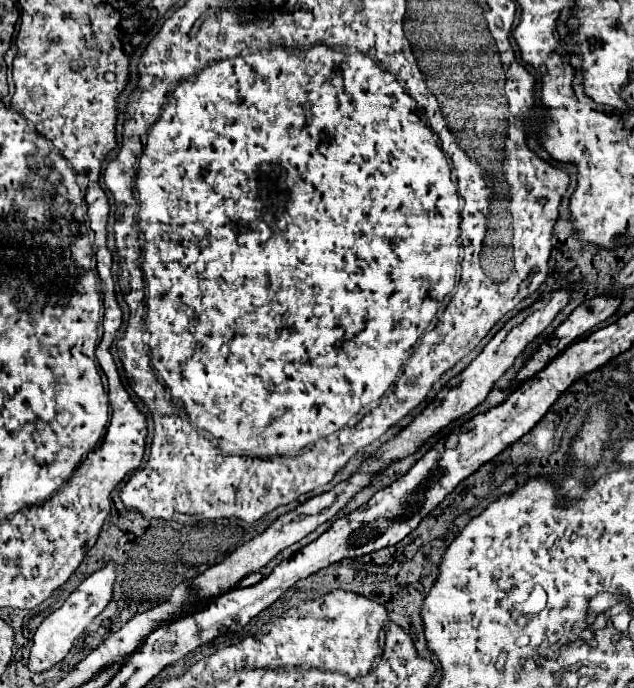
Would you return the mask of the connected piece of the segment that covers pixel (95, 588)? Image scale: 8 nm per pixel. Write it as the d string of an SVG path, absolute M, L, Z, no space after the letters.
M114 561L106 563L100 571L92 573L90 577L86 577L72 593L70 597L64 601L64 605L60 609L56 609L54 613L50 613L40 627L34 633L34 645L30 651L30 669L32 671L44 671L50 669L52 665L60 663L68 651L72 649L74 639L90 625L90 621L100 615L104 611L104 607L112 601L112 591L114 591L114 581L116 581L116 565Z

